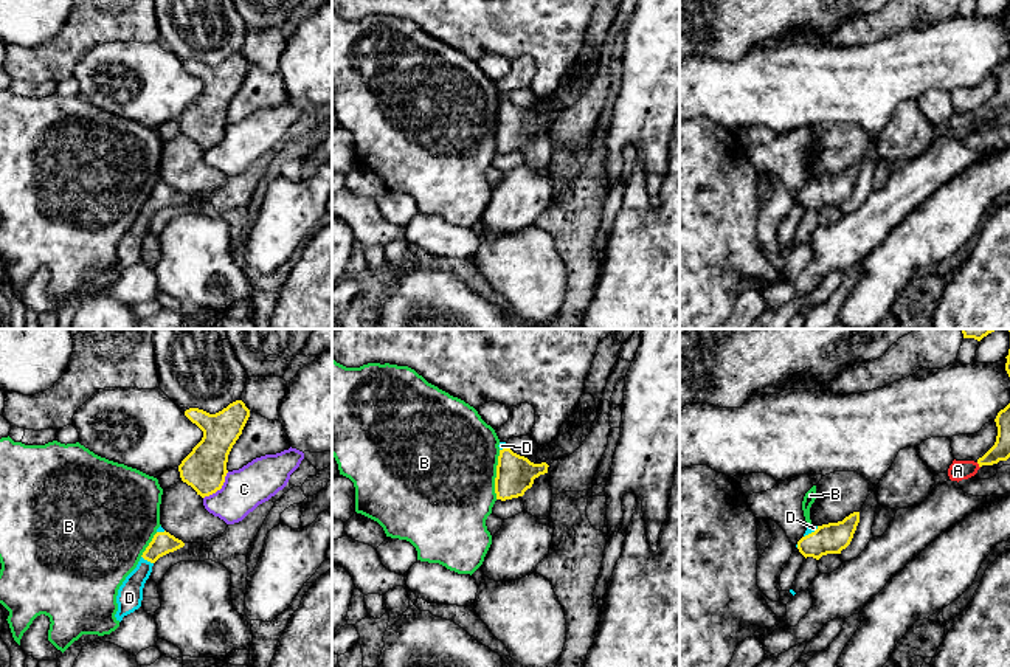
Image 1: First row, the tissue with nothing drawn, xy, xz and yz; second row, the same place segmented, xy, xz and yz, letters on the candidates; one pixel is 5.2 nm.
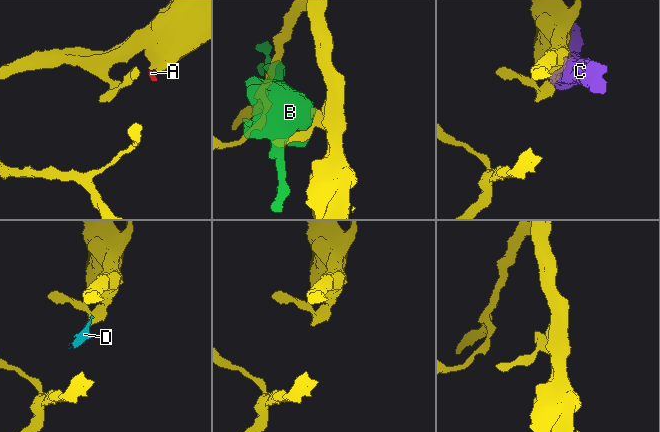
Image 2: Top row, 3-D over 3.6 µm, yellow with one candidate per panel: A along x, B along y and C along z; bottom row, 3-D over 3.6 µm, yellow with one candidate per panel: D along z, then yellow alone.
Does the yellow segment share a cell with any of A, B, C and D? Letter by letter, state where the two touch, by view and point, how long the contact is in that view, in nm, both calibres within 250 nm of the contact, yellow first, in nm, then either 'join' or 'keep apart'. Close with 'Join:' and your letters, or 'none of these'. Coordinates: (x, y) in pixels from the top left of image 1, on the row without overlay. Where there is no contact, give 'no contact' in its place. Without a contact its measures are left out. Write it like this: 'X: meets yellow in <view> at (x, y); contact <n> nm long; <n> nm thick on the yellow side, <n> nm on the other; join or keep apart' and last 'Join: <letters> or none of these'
A: meets yellow in yz at (979, 118); contact 40 nm long; 100 nm thick on the yellow side, 100 nm on the other; join
B: meets yellow in xz at (497, 127); contact 260 nm long; 200 nm thick on the yellow side, 480 nm on the other; keep apart
C: meets yellow in xy at (219, 141); contact 190 nm long; 220 nm thick on the yellow side, 220 nm on the other; keep apart
D: meets yellow in xy at (148, 213); contact 80 nm long; 120 nm thick on the yellow side, 130 nm on the other; join
Join: A, D

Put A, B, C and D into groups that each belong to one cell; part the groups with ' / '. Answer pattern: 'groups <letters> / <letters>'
groups A D / B / C

